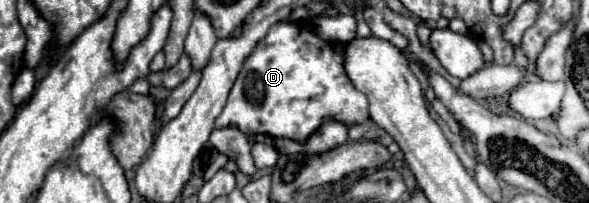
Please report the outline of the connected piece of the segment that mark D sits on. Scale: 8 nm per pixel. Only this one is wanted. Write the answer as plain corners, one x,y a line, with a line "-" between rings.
275,23
245,59
215,127
237,127
243,133
287,137
303,143
313,131
317,131
325,117
341,119
345,125
355,125
369,117
365,95
361,95
361,91
345,79
345,71
341,71
341,49
323,41
307,23

